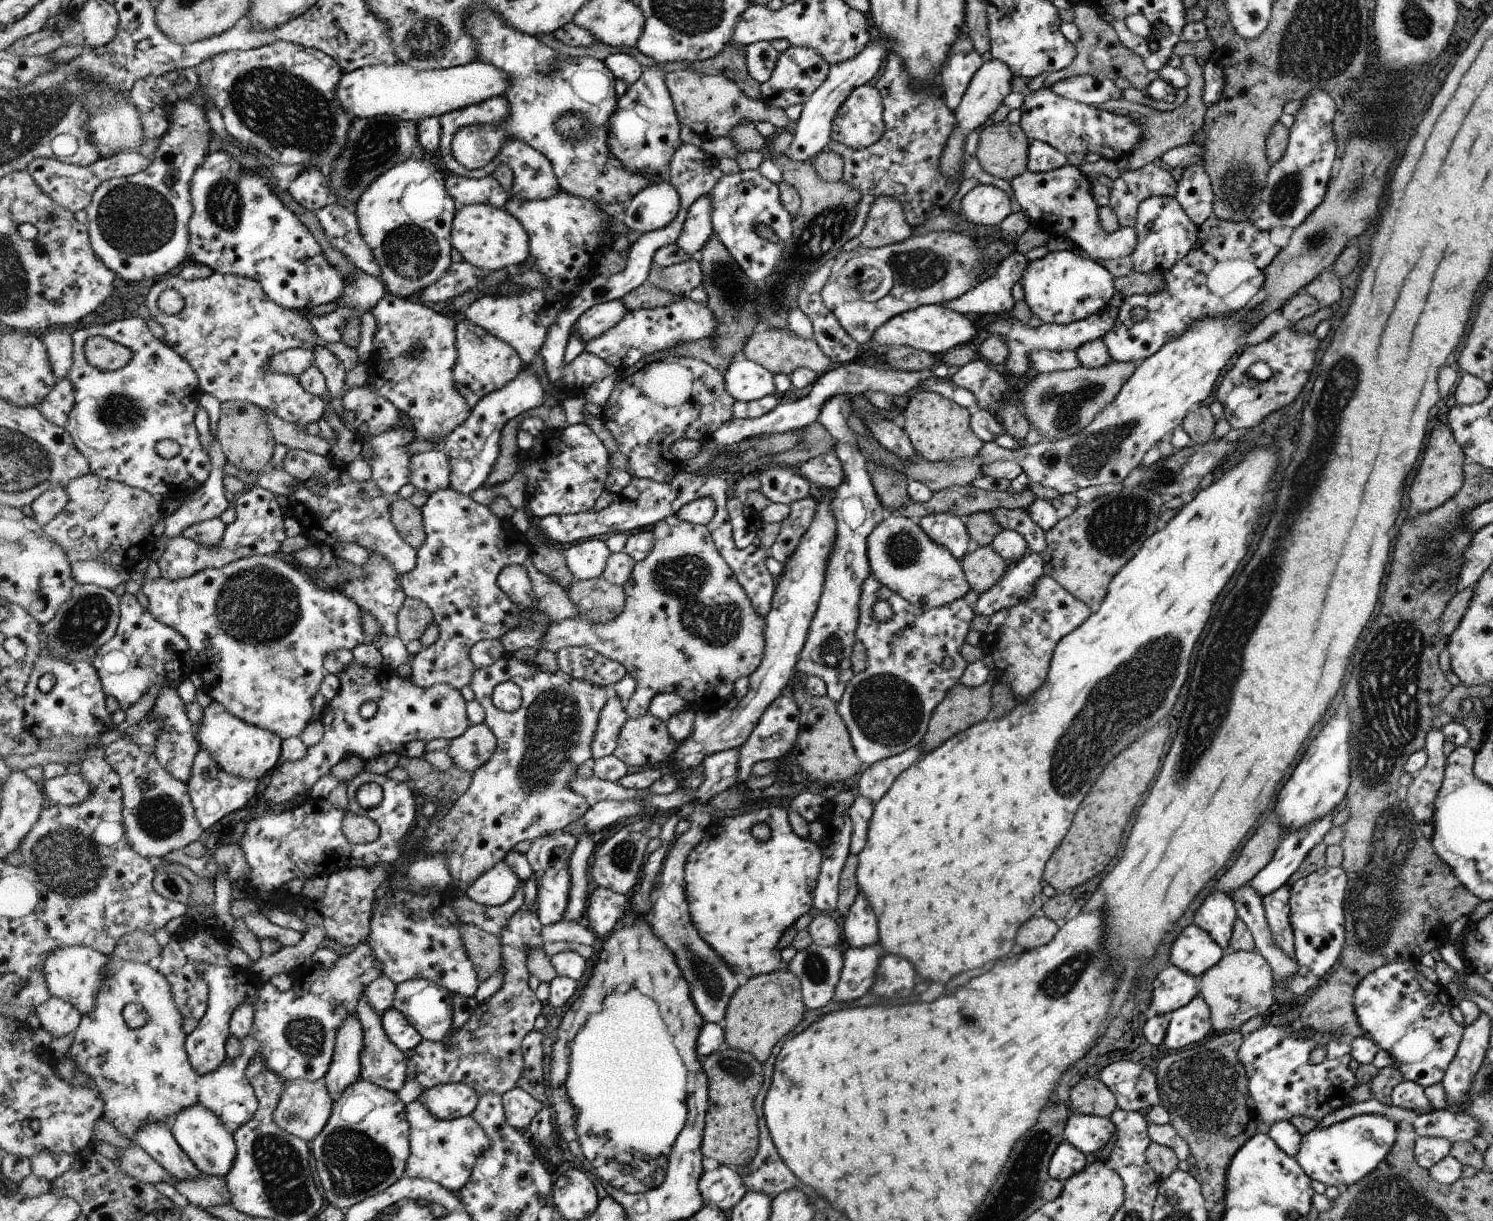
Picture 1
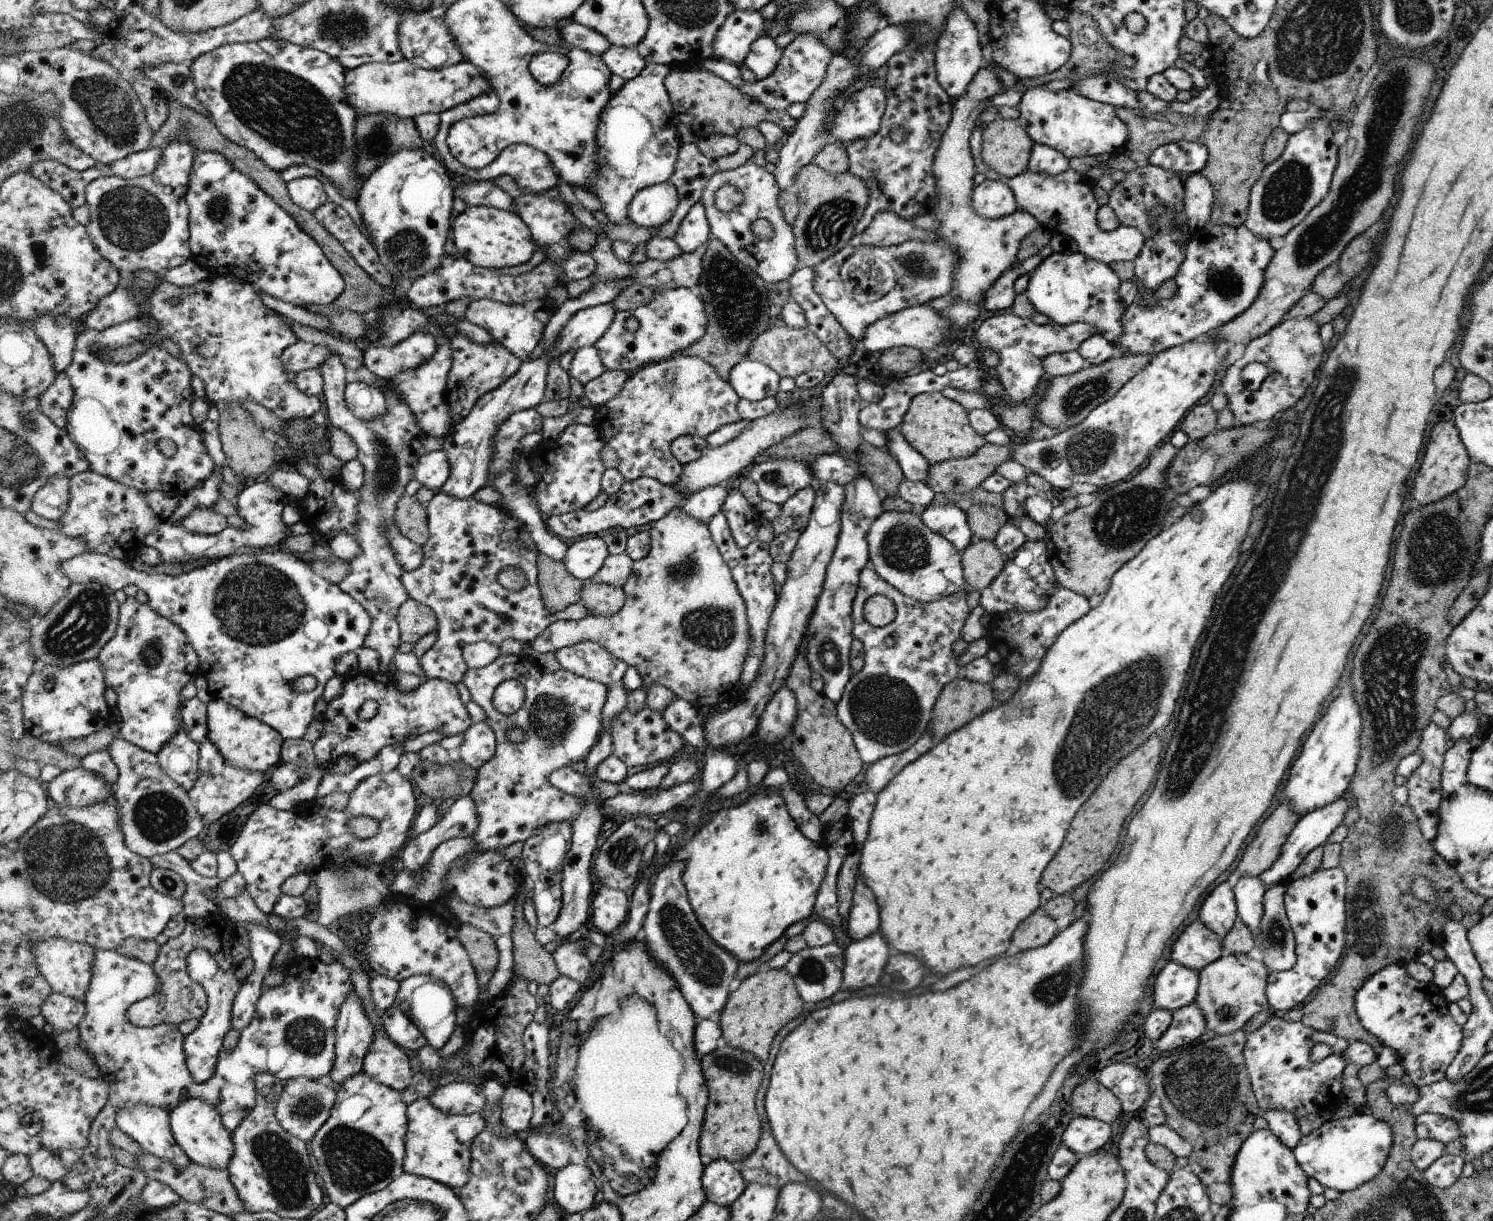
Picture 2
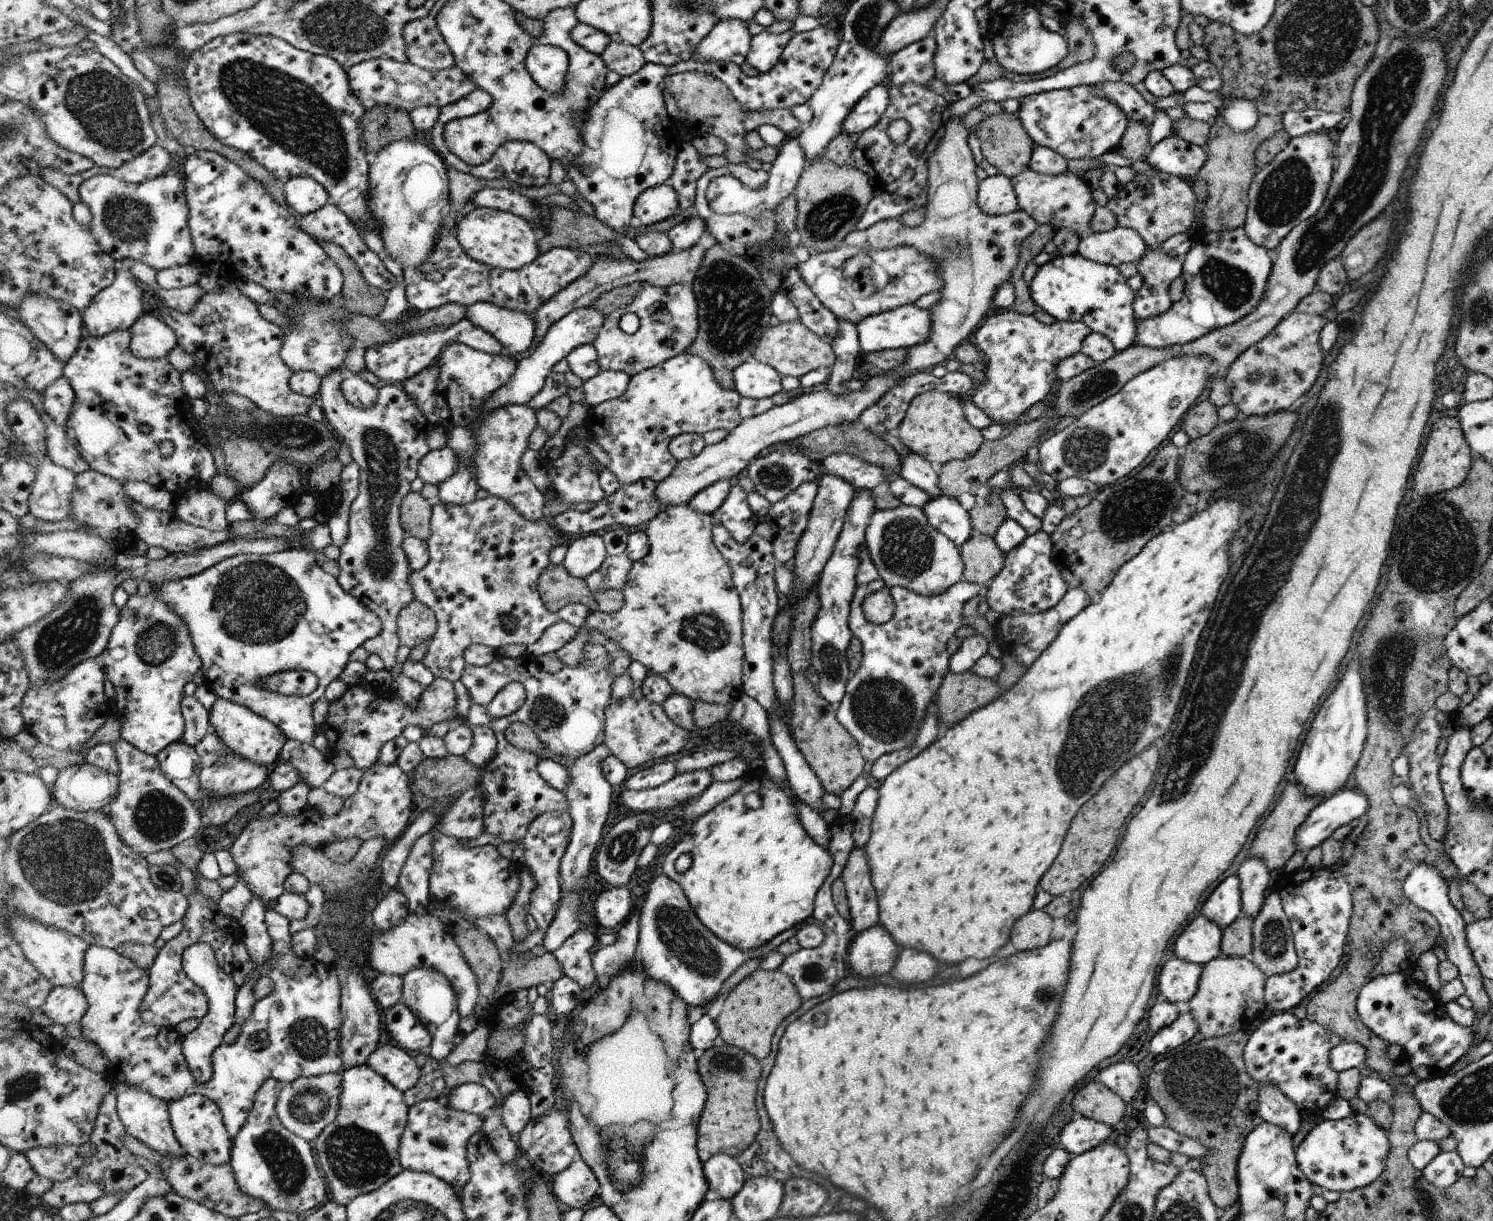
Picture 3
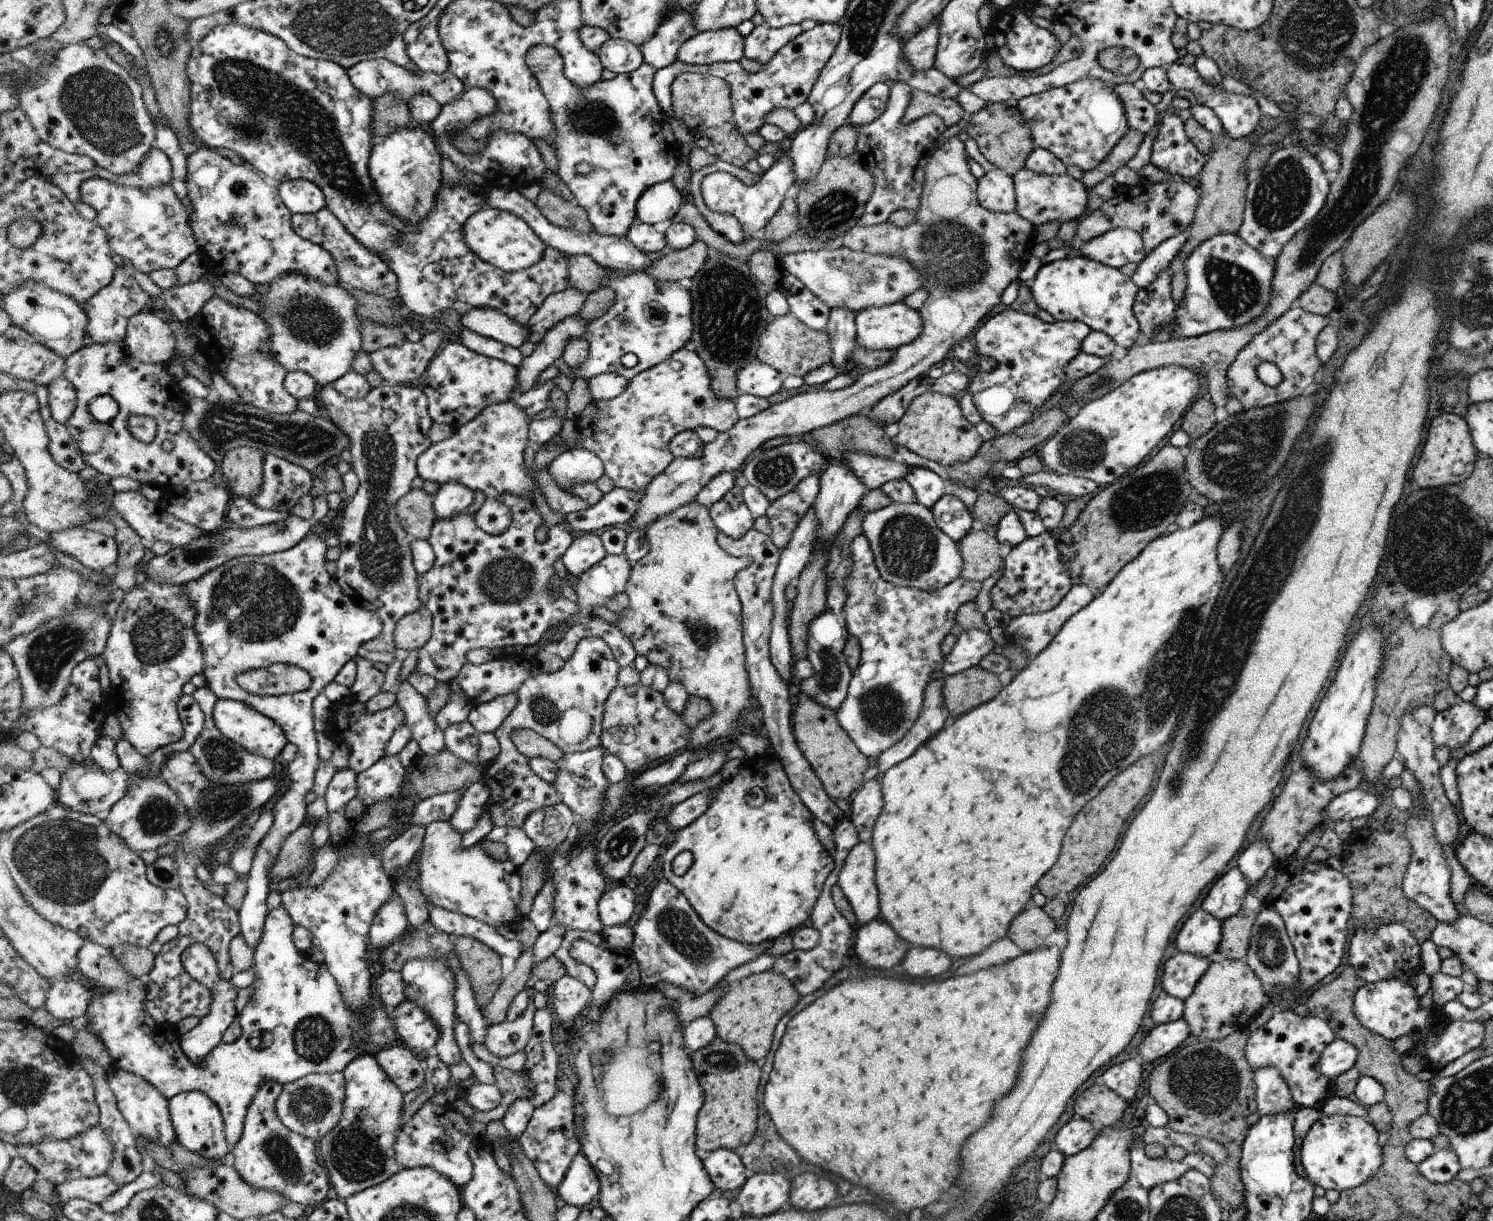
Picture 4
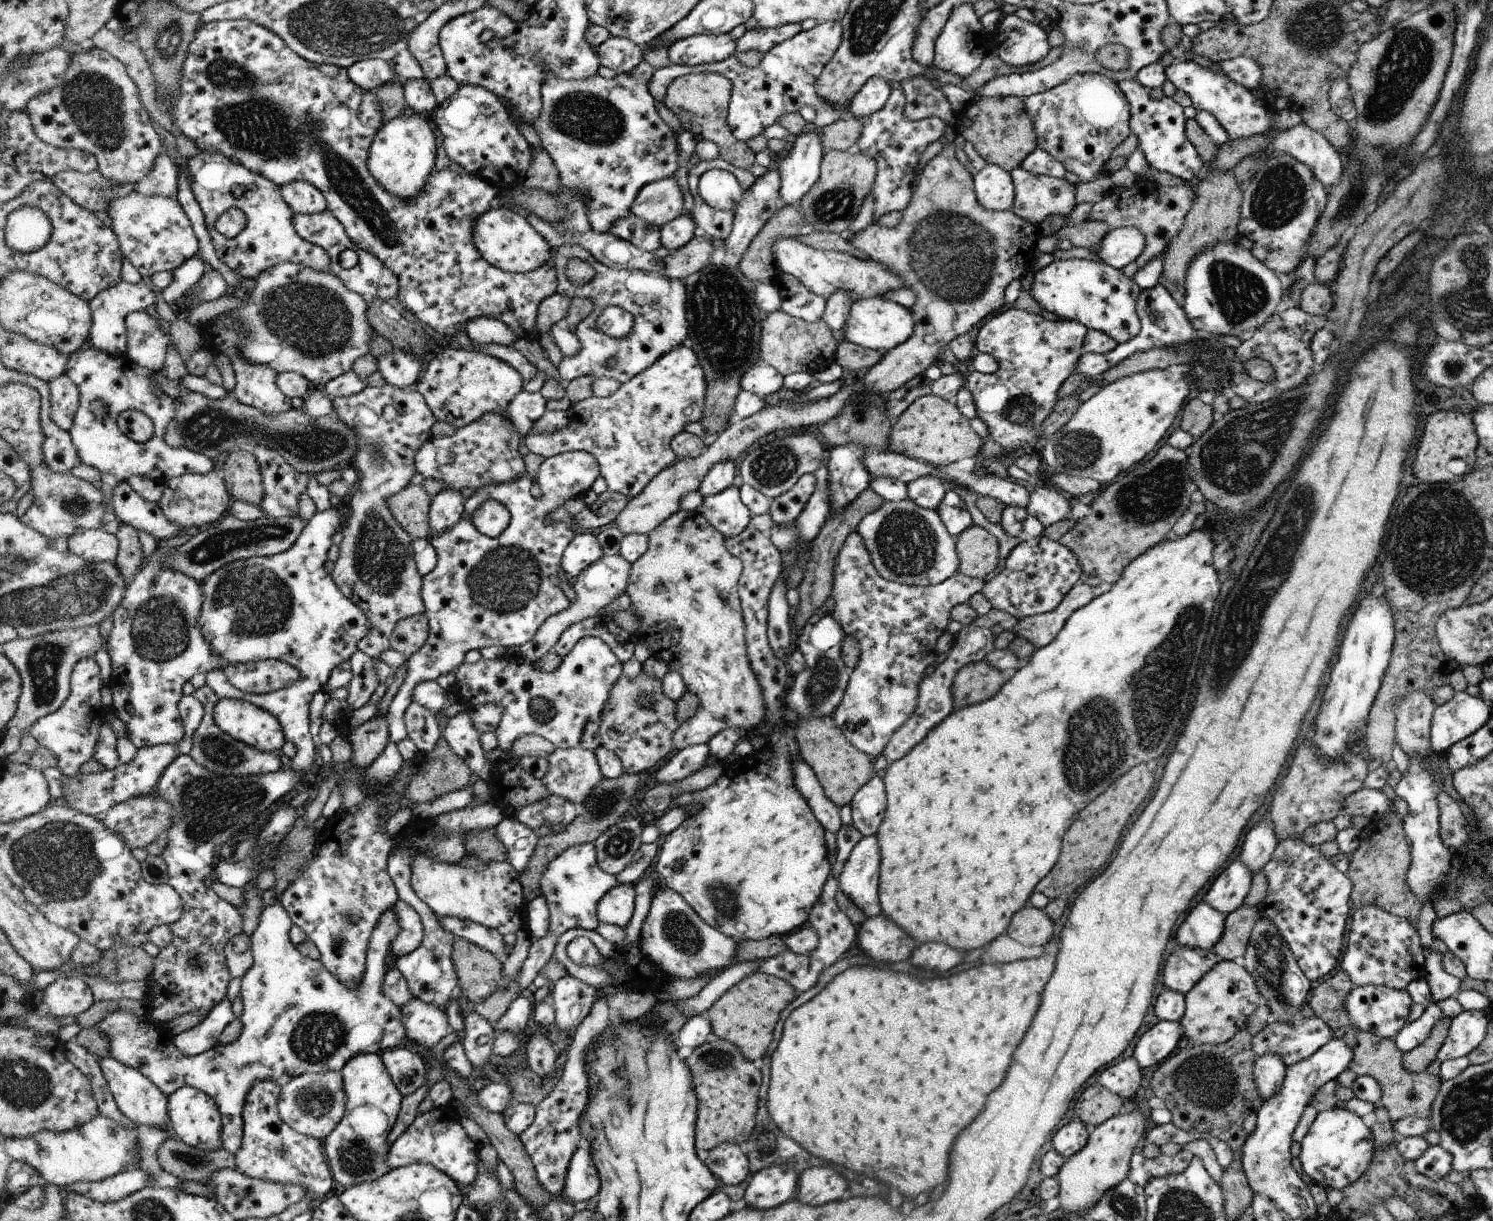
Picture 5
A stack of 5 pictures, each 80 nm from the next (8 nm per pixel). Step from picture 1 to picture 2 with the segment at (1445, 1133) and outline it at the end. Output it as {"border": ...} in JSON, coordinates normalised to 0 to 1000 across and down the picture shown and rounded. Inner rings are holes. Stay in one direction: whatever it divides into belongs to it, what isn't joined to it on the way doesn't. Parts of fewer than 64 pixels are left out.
{"border":[[[954,912],[948,916],[948,928],[950,933],[960,933],[969,938],[978,933],[977,919],[963,912]]]}

